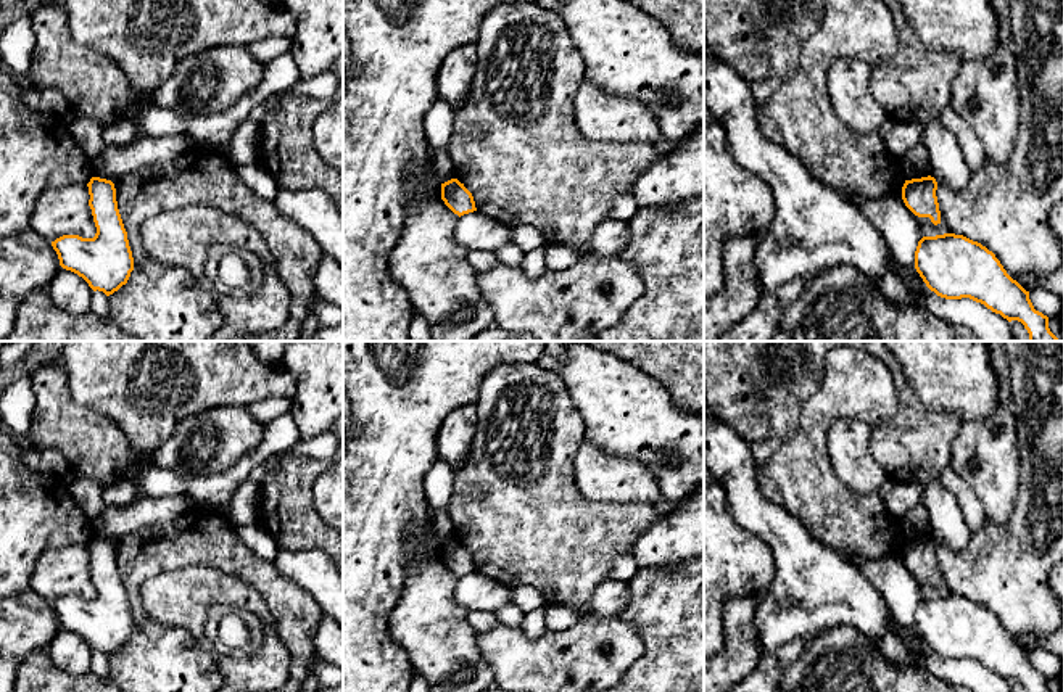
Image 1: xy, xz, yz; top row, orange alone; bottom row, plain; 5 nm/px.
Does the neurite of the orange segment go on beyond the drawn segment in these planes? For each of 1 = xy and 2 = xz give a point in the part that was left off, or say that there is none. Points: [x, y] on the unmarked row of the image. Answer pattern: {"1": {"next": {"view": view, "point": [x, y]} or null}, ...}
{"1": {"next": null}, "2": {"next": null}}

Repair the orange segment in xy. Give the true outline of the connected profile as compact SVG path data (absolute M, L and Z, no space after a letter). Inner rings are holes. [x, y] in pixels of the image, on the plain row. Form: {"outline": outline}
{"outline": "M92 538L87 547L95 597L63 595L52 602L52 607L63 629L82 637L93 652L110 657L127 644L134 618L118 570L114 544Z"}

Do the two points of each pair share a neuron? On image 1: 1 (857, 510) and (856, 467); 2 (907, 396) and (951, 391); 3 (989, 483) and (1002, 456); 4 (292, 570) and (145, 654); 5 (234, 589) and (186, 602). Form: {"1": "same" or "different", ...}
{"1": "different", "2": "different", "3": "same", "4": "different", "5": "same"}

